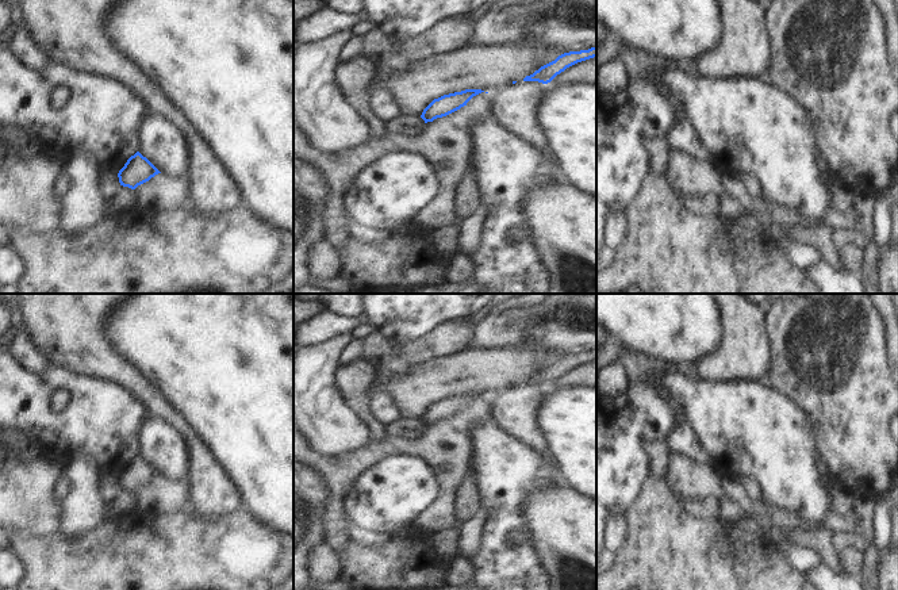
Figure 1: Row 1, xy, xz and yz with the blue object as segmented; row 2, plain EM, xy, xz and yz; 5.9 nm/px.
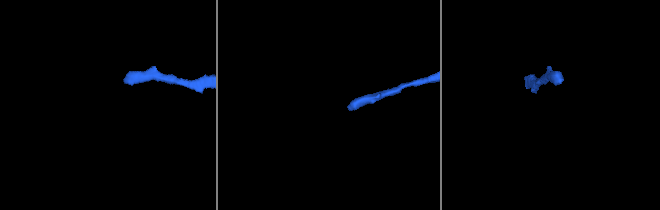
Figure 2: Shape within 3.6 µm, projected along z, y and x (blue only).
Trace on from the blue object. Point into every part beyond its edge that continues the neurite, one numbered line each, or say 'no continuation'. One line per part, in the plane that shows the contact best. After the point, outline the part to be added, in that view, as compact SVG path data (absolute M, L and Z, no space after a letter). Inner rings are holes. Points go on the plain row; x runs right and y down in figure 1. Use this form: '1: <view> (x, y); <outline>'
no continuation

